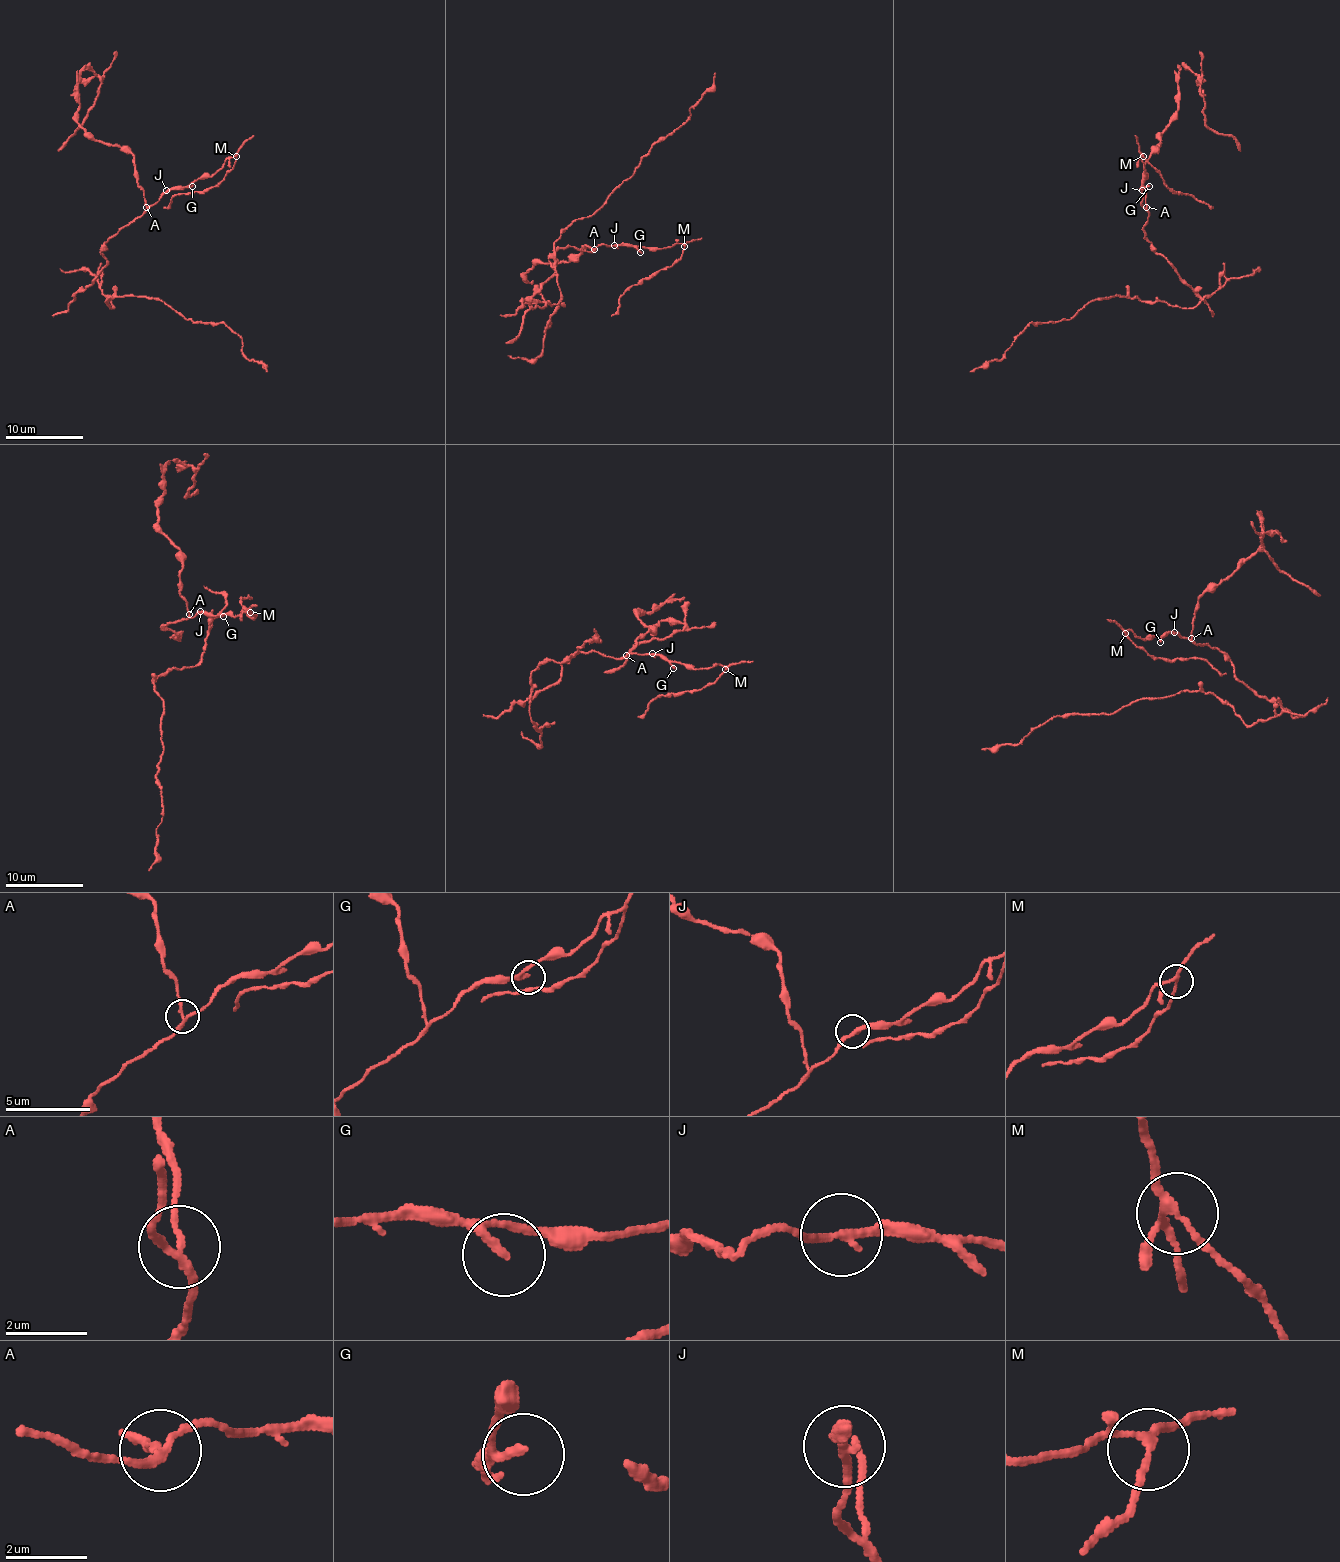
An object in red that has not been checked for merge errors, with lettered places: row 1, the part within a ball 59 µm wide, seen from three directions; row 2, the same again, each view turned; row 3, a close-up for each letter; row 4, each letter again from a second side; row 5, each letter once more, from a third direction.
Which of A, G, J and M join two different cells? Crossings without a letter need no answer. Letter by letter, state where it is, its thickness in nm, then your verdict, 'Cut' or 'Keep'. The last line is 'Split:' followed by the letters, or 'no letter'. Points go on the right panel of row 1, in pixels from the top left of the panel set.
A: Place: (1146, 207). Thickness 170 nm. Cut
G: Place: (1149, 186). Thickness 160 nm. Keep
J: Place: (1142, 190). Thickness 200 nm. Keep
M: Place: (1143, 156). Thickness 170 nm. Cut
Split: A, M

